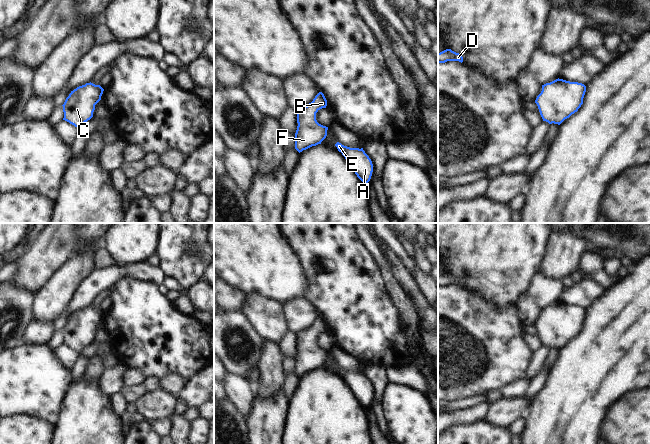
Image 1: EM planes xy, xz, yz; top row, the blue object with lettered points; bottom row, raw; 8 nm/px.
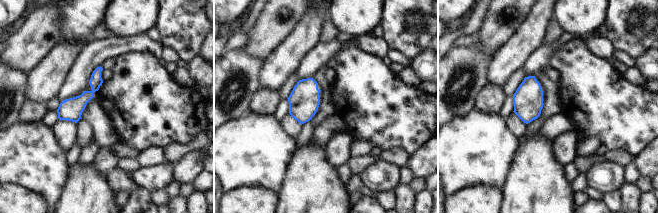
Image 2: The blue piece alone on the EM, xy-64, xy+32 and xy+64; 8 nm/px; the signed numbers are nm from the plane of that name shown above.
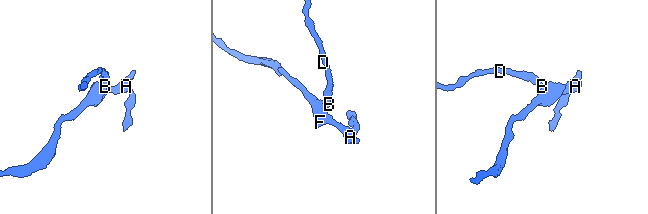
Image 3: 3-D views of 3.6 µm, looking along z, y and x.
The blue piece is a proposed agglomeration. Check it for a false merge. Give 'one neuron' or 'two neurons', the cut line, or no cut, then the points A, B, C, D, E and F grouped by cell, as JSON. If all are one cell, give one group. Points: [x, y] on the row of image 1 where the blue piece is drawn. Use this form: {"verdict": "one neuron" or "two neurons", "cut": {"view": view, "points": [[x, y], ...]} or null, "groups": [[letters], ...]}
{"verdict": "one neuron", "cut": null, "groups": [["A", "B", "C", "D", "E", "F"]]}

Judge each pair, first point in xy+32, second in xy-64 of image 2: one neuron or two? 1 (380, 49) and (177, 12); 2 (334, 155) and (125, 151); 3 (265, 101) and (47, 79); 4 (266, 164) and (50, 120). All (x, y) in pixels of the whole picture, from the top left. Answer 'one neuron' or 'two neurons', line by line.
1: two neurons
2: two neurons
3: two neurons
4: two neurons

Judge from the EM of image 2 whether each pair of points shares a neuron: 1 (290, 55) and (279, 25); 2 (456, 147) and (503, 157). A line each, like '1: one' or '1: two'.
1: two
2: one

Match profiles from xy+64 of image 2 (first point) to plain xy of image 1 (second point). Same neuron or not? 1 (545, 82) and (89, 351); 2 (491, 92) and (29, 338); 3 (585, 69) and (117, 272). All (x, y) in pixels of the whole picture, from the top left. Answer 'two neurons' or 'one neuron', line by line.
1: one neuron
2: one neuron
3: two neurons

